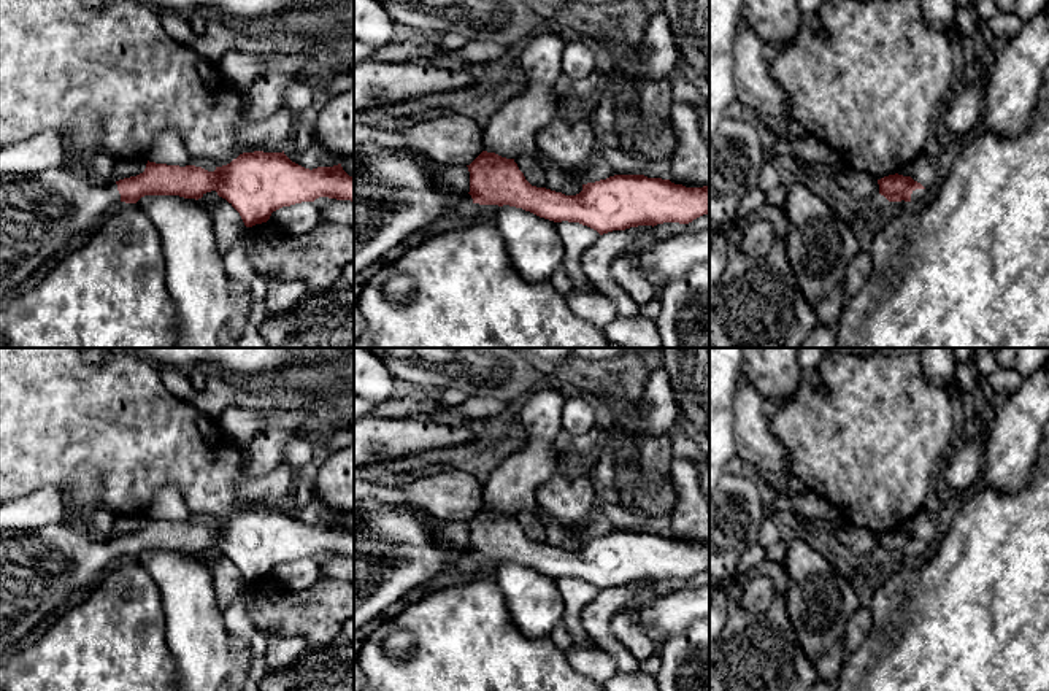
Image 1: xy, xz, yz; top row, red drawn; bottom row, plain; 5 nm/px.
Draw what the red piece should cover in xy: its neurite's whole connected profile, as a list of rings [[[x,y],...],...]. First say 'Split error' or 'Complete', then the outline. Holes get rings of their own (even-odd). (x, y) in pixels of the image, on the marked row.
Split error. [[[243,152],[230,164],[208,172],[195,165],[146,164],[143,173],[103,183],[78,167],[63,165],[37,173],[0,175],[0,305],[33,272],[63,248],[75,235],[97,226],[116,202],[136,203],[144,195],[202,199],[216,191],[241,216],[246,227],[267,222],[273,211],[319,197],[354,202],[354,176],[341,164],[305,168],[282,152]]]

